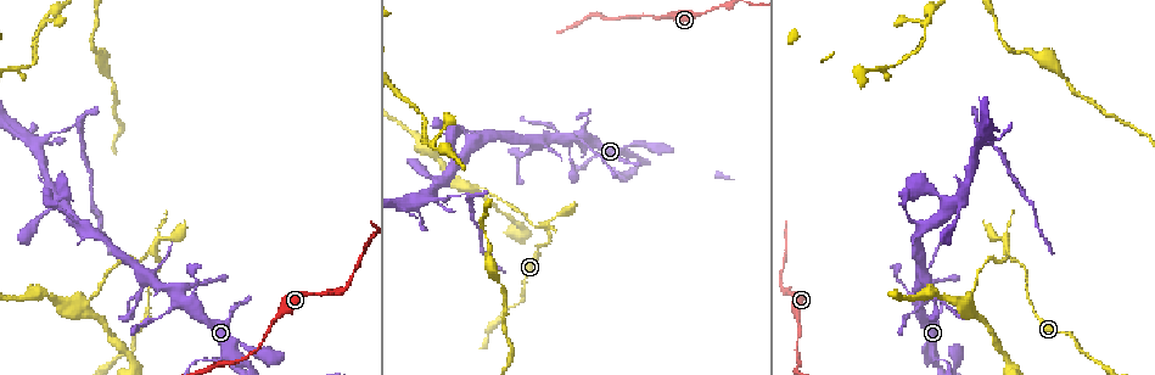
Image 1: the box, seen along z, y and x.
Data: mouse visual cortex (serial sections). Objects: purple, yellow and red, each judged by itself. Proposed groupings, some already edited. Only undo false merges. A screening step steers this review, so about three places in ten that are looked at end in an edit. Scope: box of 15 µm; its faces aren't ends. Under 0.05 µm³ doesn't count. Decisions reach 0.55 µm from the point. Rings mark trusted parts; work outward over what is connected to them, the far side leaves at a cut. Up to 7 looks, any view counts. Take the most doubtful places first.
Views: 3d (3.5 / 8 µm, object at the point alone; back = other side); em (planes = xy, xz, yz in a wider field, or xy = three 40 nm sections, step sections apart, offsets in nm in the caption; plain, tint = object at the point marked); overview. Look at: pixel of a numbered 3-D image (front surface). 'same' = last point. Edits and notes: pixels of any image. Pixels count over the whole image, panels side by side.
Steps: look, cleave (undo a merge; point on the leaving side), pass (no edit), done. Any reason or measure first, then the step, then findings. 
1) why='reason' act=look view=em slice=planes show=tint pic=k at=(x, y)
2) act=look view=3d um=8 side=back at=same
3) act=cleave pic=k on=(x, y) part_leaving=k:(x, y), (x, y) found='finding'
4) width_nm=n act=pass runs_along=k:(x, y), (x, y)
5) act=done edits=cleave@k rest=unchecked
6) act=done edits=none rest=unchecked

why='three-way junction' act=look view=3d um=3.5 side=back pic=1 at=(1007, 249)

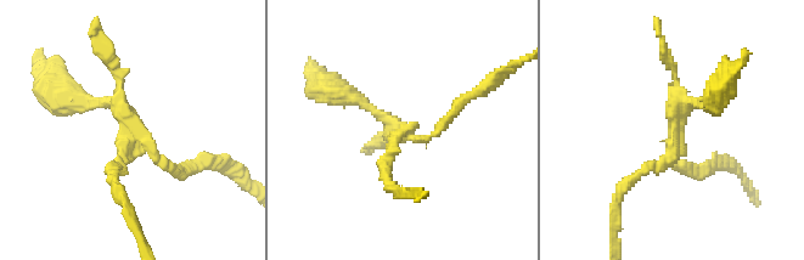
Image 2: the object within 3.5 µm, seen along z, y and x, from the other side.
why='now the EM' act=look view=em slice=xy step=5 show=tint pic=2 at=(674, 138)

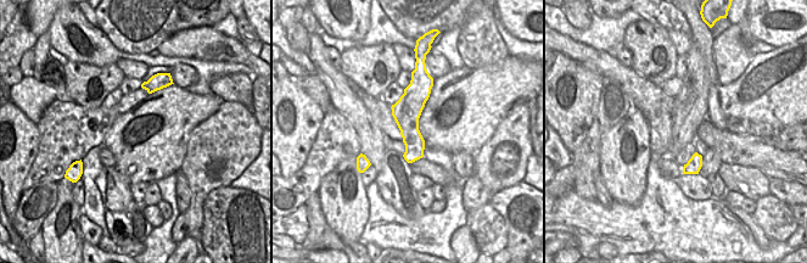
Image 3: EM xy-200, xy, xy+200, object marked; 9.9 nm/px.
act=cleave pic=2 on=(383, 116) part_leaving=2:(409, 135), (427, 139), (479, 89) found='two cells meet here'

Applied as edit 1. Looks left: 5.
why='looks like a crossing' act=look view=3d um=3.5 pic=1 at=(579, 135)

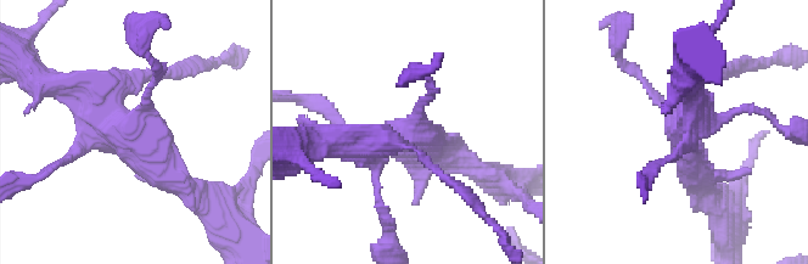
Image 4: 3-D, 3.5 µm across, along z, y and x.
why='now the EM' act=look view=em slice=xy step=2 show=tint pic=4 at=(406, 135)

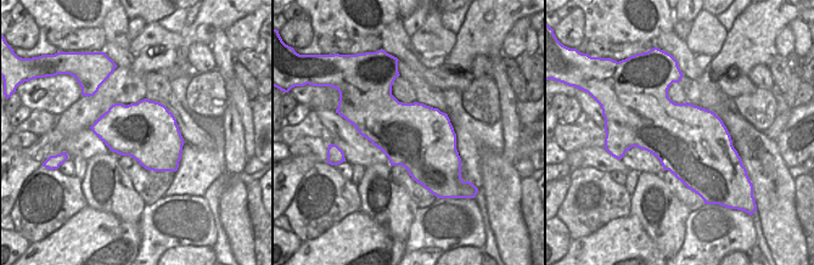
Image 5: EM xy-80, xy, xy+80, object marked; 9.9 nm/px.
act=pass found='one cell here'

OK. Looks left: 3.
act=look view=3d um=3.5 pic=1 at=(469, 196)

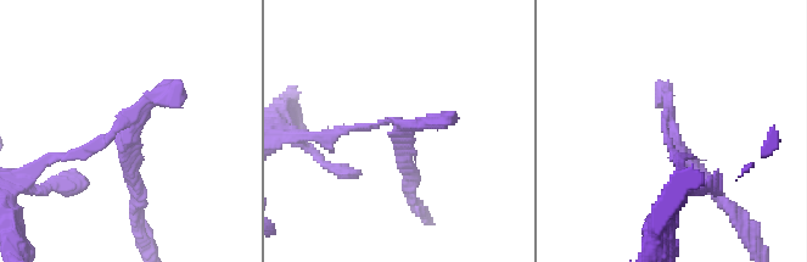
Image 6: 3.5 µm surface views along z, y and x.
act=look view=em slice=xy step=5 show=tint pic=6 at=(390, 122)

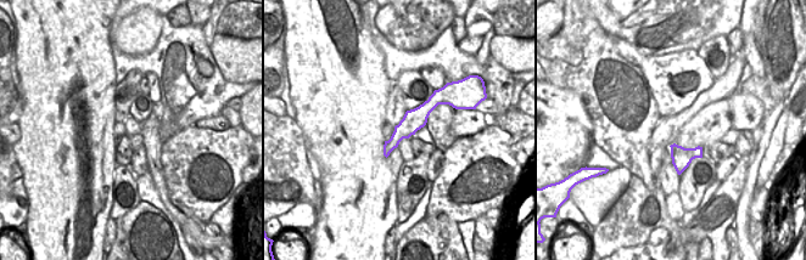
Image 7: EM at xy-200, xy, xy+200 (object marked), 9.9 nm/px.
act=cleave pic=6 on=(127, 171) part_leaving=6:(121, 133), (140, 227) found='a second cell is stuck on'

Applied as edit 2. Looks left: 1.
act=done edits=cleave@2,cleave@6 rest=unchecked

